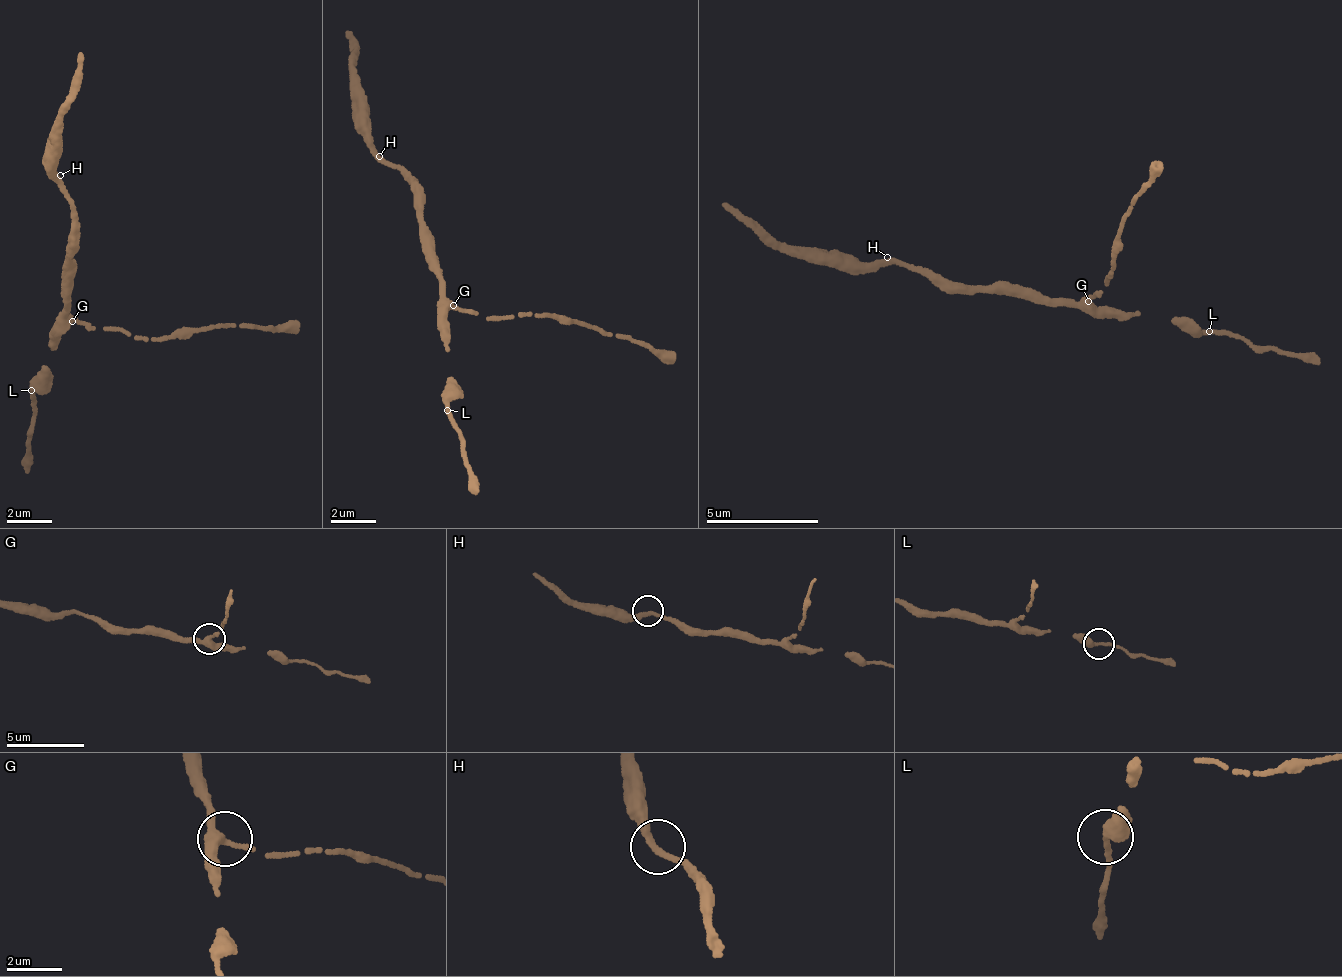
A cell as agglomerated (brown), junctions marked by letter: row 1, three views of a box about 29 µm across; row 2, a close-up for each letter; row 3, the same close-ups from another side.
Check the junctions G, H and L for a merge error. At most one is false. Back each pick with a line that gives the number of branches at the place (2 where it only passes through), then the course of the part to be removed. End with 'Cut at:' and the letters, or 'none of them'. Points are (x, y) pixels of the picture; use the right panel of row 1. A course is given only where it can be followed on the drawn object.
Cut at: none of them

